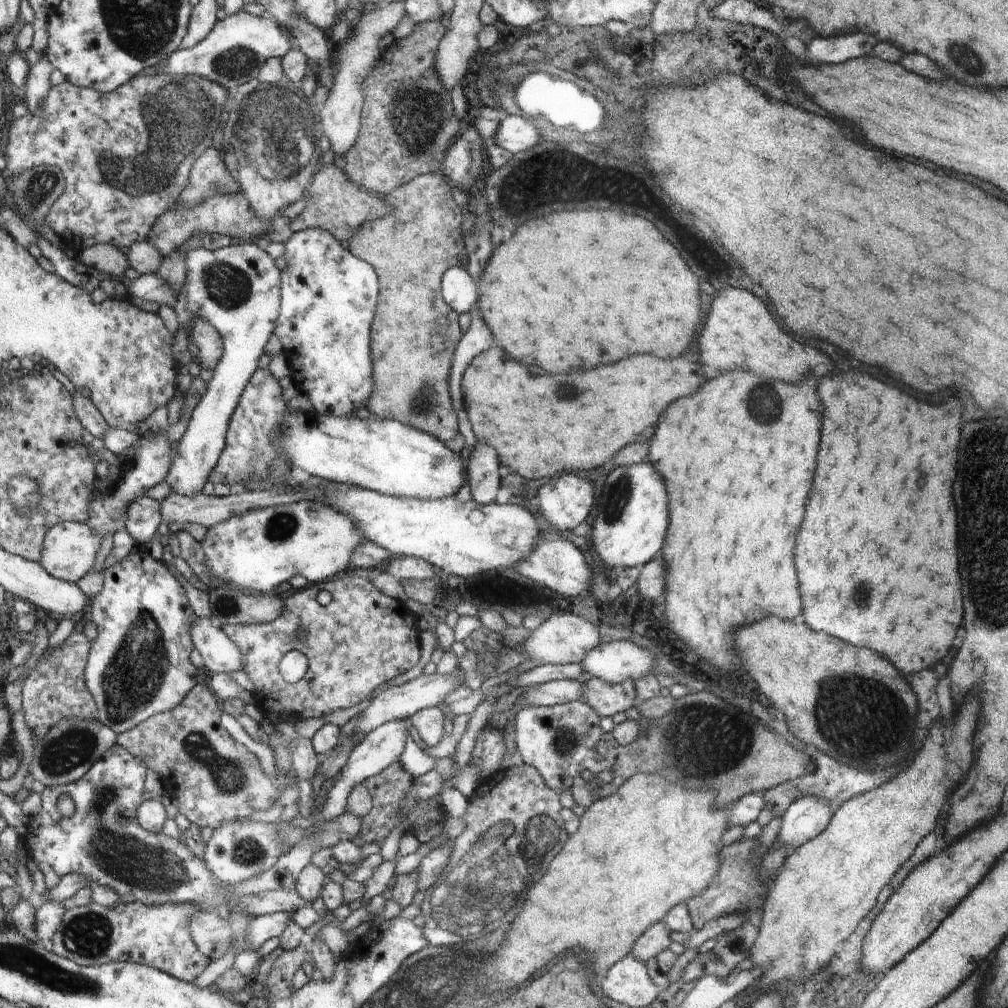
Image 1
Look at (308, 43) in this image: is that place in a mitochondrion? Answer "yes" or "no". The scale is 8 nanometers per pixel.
no

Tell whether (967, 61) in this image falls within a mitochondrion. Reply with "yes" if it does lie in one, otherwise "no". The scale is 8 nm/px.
yes

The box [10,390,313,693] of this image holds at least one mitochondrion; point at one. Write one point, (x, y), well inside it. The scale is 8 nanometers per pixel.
(282, 526)

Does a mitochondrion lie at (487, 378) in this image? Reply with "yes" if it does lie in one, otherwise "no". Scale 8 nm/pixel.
no

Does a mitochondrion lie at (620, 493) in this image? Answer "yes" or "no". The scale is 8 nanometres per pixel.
yes

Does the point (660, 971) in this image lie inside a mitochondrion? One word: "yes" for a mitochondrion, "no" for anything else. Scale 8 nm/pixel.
no

